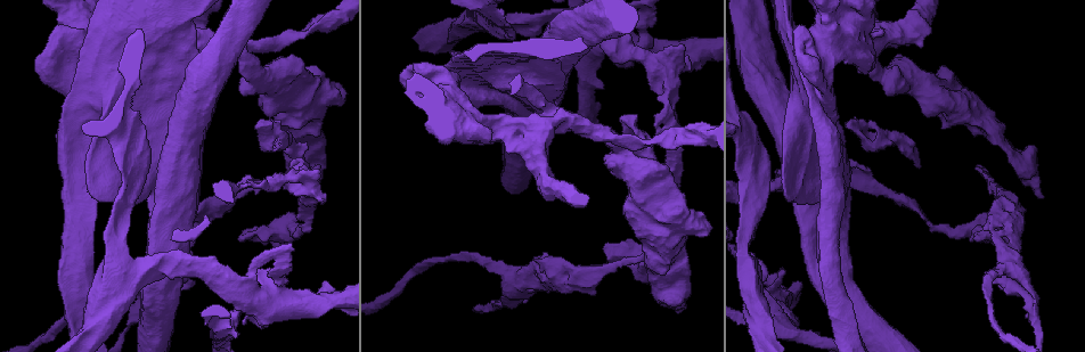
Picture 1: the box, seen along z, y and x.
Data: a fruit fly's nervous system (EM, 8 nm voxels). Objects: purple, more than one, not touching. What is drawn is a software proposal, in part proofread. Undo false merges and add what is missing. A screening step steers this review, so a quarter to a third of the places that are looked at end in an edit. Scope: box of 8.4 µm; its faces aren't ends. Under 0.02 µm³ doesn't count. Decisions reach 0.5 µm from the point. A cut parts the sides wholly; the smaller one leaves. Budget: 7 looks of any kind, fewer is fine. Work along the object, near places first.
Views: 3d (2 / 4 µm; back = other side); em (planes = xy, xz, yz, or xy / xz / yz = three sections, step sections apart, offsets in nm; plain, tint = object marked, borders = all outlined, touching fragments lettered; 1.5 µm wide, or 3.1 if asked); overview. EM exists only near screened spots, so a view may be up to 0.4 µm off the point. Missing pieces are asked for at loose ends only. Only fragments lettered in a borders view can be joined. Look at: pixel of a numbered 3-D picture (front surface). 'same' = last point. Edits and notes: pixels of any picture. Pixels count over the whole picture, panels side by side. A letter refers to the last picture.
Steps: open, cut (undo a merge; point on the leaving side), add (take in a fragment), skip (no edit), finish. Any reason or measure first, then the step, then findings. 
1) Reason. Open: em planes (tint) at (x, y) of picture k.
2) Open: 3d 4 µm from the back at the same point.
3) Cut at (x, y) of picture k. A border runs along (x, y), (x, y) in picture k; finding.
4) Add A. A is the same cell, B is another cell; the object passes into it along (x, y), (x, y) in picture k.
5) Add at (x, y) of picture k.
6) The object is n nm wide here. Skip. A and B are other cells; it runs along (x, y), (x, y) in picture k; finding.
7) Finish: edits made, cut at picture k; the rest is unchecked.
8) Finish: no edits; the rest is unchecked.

Open: em yz step 4 (borders) at (689, 214) of picture 1.

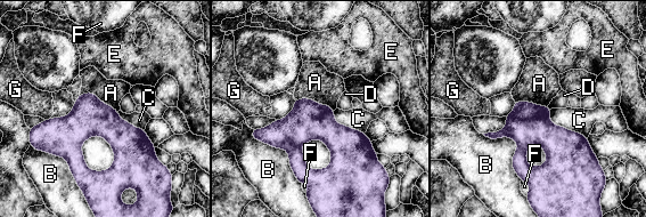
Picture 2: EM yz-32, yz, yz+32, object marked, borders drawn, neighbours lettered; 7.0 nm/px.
Cut it another way. Open: em planes (borders) at the same point.

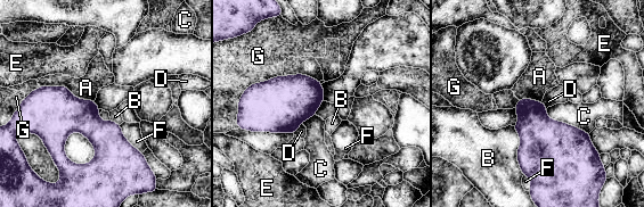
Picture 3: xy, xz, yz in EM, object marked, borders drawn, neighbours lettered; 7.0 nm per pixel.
Skip. A, B, C, D, E, F and G are other cells; no lettered fragment goes on from it.

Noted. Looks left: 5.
Long arm stops here. Open: 3d 2 µm at (979, 166) of picture 1.

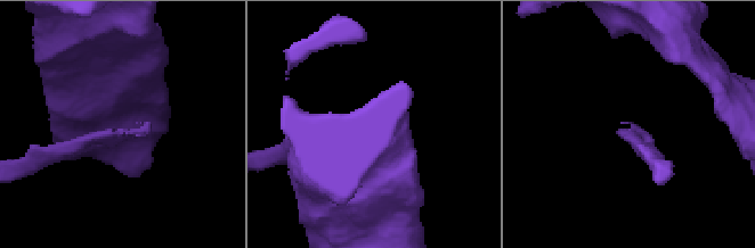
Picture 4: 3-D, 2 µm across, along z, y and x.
Open: em xy step 4 (borders) at (148, 125) of picture 4.

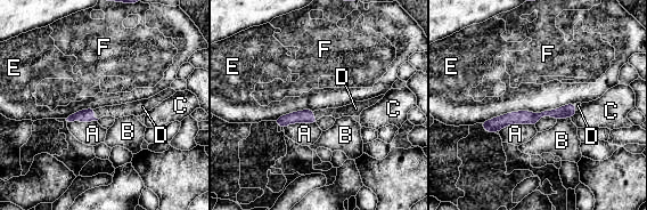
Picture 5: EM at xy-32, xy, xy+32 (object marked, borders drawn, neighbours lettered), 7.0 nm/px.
Add D. D is the same cell, A, B, C, E and F are other cells; the object passes into it along (87, 115), (92, 114), (124, 110) in picture 5; it goes on there.

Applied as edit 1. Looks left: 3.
Sudden change in width. Open: em xy step 4 (borders) at (245, 301) of picture 1.

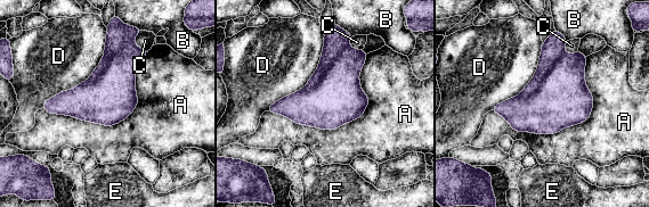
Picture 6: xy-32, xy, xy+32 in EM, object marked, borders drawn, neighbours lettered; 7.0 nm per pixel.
Open: em planes (borders) at the same point.

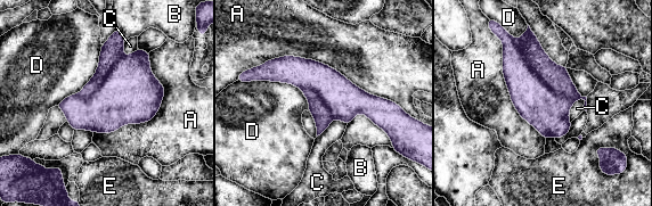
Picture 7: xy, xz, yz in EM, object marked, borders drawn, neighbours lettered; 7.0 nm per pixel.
The object is 320 nm wide here. Cut at (556, 77) of picture 7. A, B, C, D and E are other cells; a border runs along (518, 41), (535, 73), (572, 102) in picture 7; two neurons meet here.

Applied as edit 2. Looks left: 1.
Finish: edits made, add at picture 5, cut at picture 7; the rest is unchecked.

